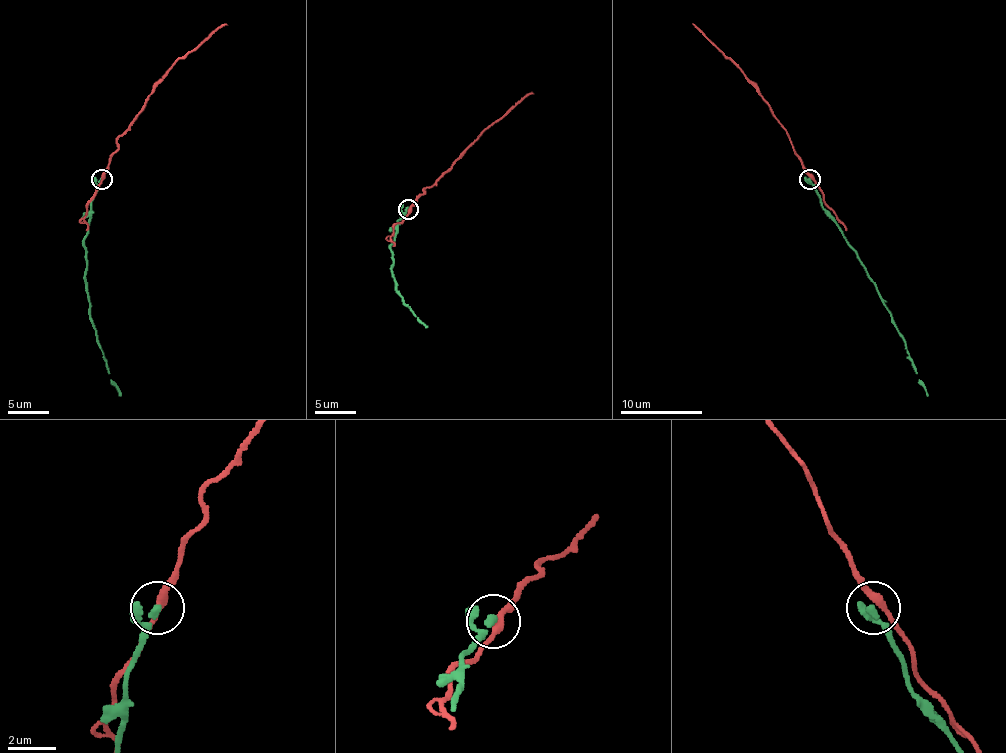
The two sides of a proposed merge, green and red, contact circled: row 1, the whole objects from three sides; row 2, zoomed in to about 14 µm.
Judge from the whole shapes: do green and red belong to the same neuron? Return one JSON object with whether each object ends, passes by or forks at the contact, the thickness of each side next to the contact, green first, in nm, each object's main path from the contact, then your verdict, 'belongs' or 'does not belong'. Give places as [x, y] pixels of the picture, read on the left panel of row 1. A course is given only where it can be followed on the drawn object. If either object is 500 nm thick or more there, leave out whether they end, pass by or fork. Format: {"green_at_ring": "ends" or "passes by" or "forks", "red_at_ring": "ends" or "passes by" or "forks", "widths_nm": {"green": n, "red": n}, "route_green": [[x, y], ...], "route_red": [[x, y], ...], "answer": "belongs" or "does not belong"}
{"green_at_ring": "ends", "red_at_ring": "passes by", "widths_nm": {"green": 260, "red": 280}, "route_green": [[102, 178], [92, 197], [92, 217], [84, 240], [86, 289], [96, 338], [110, 381], [120, 395]], "route_red": [[102, 178], [118, 148], [116, 139], [151, 90], [180, 58], [196, 50], [227, 23]], "answer": "does not belong"}

